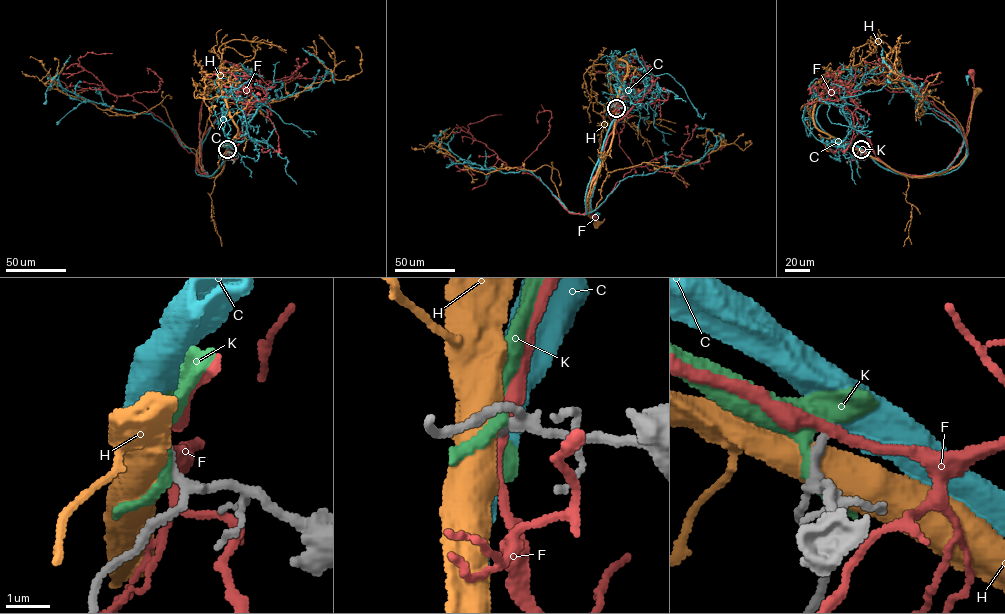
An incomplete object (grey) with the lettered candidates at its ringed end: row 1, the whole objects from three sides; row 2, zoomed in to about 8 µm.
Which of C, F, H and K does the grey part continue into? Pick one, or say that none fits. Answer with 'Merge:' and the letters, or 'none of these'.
Merge: C

